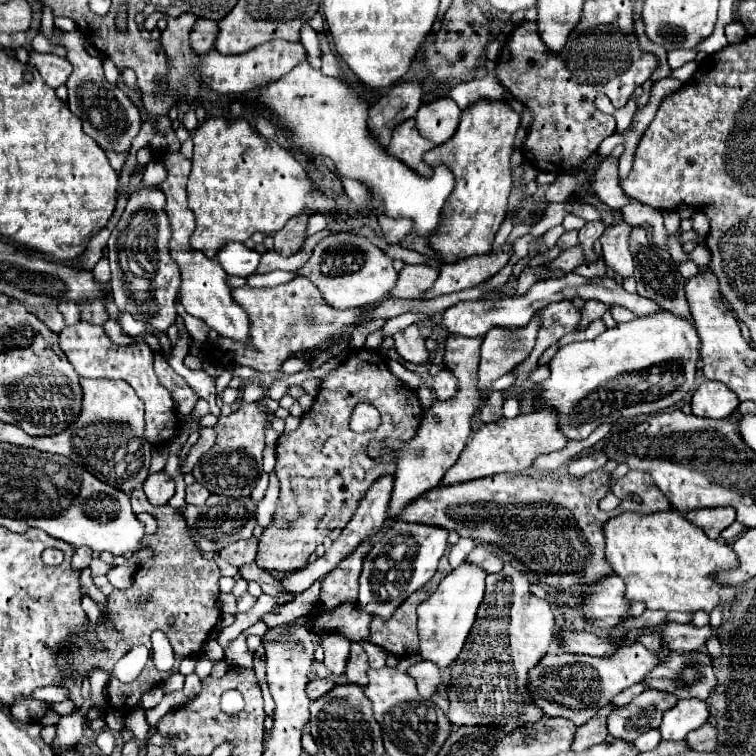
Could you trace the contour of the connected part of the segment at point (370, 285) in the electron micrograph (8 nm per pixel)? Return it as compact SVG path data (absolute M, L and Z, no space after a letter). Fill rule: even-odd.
M339 232L321 240L309 262L297 270L299 276L309 278L323 294L325 302L333 308L369 308L371 304L381 302L387 292L397 282L397 272L387 258L375 244L371 244L363 236L355 236L353 232Z

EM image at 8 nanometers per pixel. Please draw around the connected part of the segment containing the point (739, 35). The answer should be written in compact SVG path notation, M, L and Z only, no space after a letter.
M731 22L731 24L727 24L725 36L727 36L729 44L741 42L741 40L743 40L743 26L741 26L741 22Z

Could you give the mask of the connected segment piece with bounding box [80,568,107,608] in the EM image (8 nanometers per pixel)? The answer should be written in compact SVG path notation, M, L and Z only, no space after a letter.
M85 568L85 569L83 569L81 571L80 587L81 587L81 594L82 595L88 595L99 606L105 608L106 603L107 603L107 597L94 584L93 579L91 577L91 570L90 570L90 568Z

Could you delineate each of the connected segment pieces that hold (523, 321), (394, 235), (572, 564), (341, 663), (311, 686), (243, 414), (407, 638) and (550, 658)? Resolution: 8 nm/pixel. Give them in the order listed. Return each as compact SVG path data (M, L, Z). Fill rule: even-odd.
M575 272L565 274L563 278L551 278L551 280L541 280L535 282L523 296L511 296L511 298L495 298L495 300L469 300L469 302L459 302L445 310L443 314L443 324L435 326L437 332L443 334L461 334L461 336L485 336L489 328L493 326L509 326L509 328L521 328L527 326L533 314L541 308L545 308L549 302L559 302L561 298L581 298L581 300L599 300L607 306L623 306L631 310L635 316L645 316L661 310L653 300L641 298L639 294L629 294L621 284L617 284L609 276L595 276L595 278L583 278Z
M377 214L381 232L389 244L399 244L407 238L409 230L413 228L413 222L409 218L385 218L385 214Z
M601 468L581 478L551 472L497 474L457 486L437 486L411 502L399 518L405 522L445 526L461 538L497 546L523 562L547 586L567 590L577 584L589 586L589 582L613 574L609 562L605 562L603 524L607 520L623 512L653 514L665 510L671 510L671 504L653 486L649 474L629 470L623 478L611 482L611 474ZM607 492L613 492L621 500L611 512L599 510L599 500Z
M325 634L321 646L325 650L325 666L333 674L343 674L345 672L345 662L349 660L351 640L347 640L341 634Z
M317 678L317 680L313 680L313 682L307 684L307 696L309 696L311 700L317 700L317 698L321 698L323 694L327 694L333 686L335 686L335 680Z
M239 402L239 408L229 416L219 416L215 426L217 442L215 446L195 464L193 474L211 494L223 496L249 496L251 490L257 486L261 470L261 452L265 448L265 412L261 412L261 404L247 404Z
M417 590L411 594L395 612L395 616L389 622L383 622L381 618L373 618L371 622L371 640L383 650L389 650L389 654L395 656L411 656L419 650L419 634L417 634L417 606L429 598L429 590Z
M633 642L623 646L615 656L609 658L593 658L593 656L581 656L581 654L547 654L537 668L529 672L529 692L537 706L547 716L563 716L569 718L575 726L583 726L589 718L597 714L601 706L607 706L613 696L617 696L621 690L641 682L647 672L651 672L659 662L663 662L669 656L669 650L665 648L661 656L651 654L641 642Z

